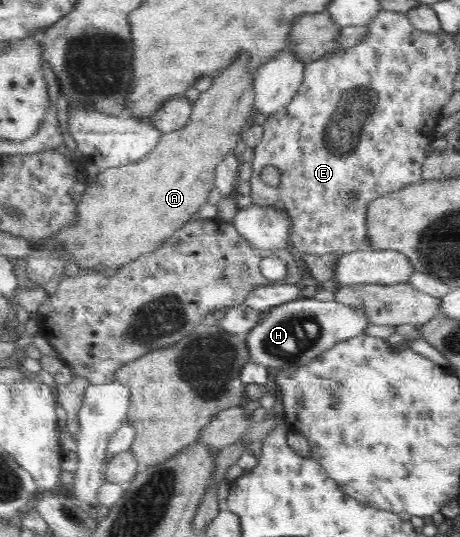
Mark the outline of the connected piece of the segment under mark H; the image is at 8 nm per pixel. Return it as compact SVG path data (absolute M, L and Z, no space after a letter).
M311 297L298 298L262 312L261 323L245 335L245 341L252 361L282 371L289 367L308 365L334 345L361 335L368 325L367 314L350 305L336 301L316 301Z

